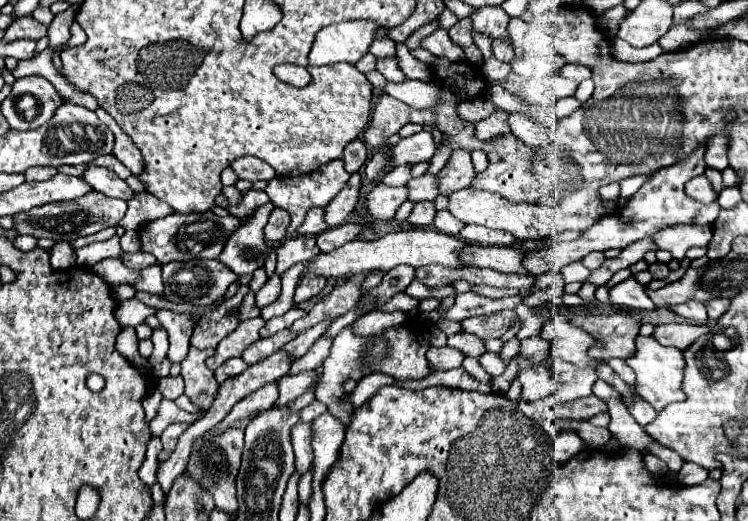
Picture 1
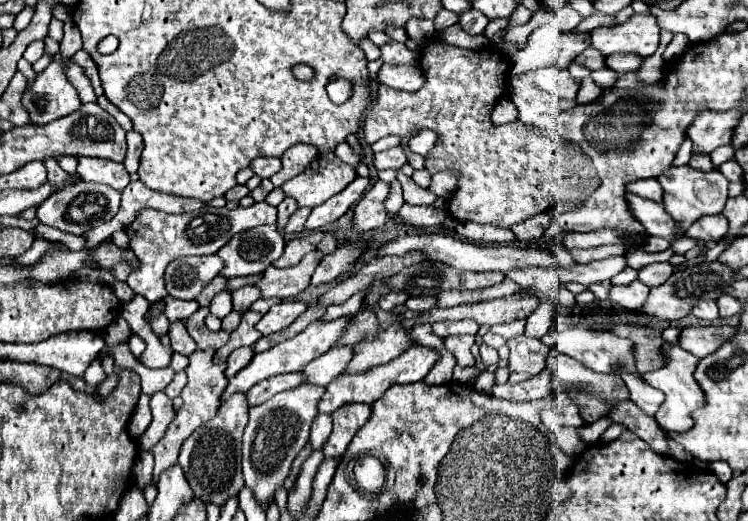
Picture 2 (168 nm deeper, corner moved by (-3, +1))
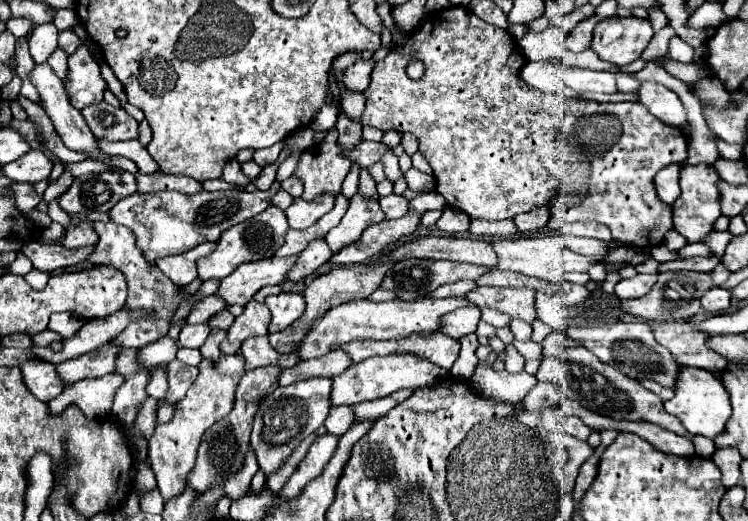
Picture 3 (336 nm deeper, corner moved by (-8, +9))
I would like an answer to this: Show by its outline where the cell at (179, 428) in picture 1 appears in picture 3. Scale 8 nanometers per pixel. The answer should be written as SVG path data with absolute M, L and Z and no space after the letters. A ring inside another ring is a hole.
M221 354L221 358L215 364L203 358L199 364L199 376L193 382L193 386L187 390L185 398L177 402L177 410L171 422L159 424L155 428L155 434L149 440L149 462L157 476L157 490L161 492L163 498L171 498L183 492L187 474L195 464L195 456L197 456L197 448L203 432L213 422L221 420L231 412L233 400L235 400L235 388L243 374L245 370L243 370L241 354L233 354L233 356Z

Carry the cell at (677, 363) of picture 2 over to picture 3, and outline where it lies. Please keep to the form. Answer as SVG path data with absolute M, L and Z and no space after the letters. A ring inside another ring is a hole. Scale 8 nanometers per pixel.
M681 366L675 376L675 398L665 402L665 410L679 418L679 422L687 428L687 432L701 434L707 438L715 438L719 432L723 432L725 422L731 416L731 404L727 390L723 388L721 380L715 378L713 372L695 368L695 366Z

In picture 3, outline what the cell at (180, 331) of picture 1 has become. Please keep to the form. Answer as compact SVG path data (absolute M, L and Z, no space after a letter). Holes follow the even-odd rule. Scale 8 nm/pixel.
M185 324L181 334L179 334L179 346L185 346L185 348L201 348L207 334L209 334L209 326L207 324L195 324L195 326L189 326Z

